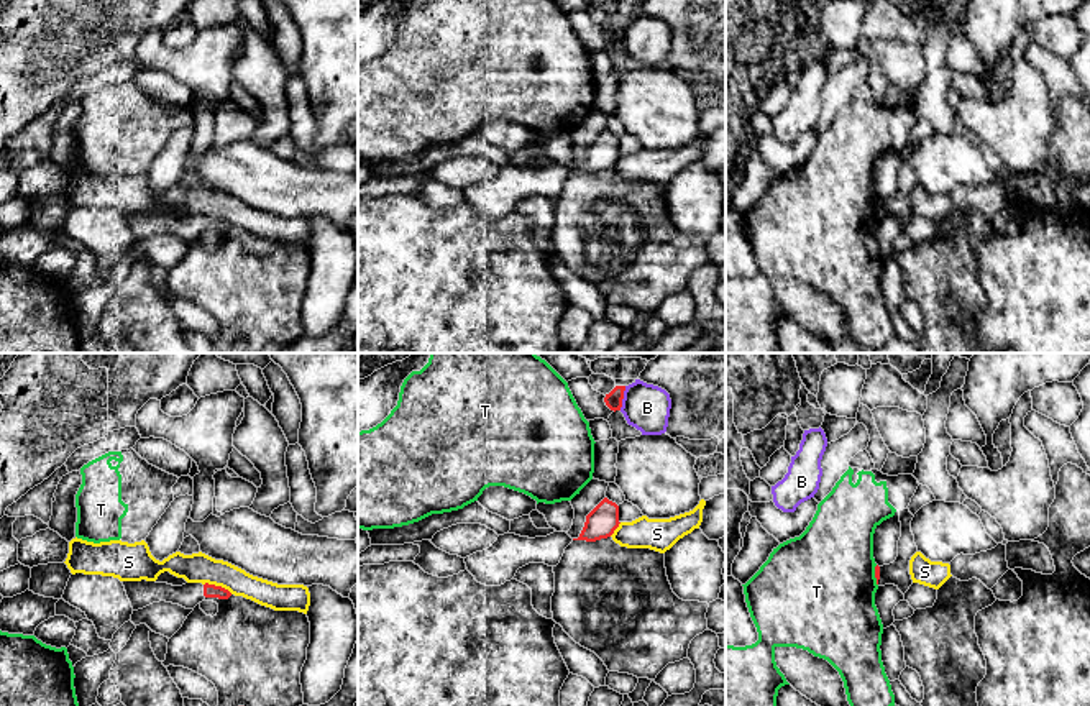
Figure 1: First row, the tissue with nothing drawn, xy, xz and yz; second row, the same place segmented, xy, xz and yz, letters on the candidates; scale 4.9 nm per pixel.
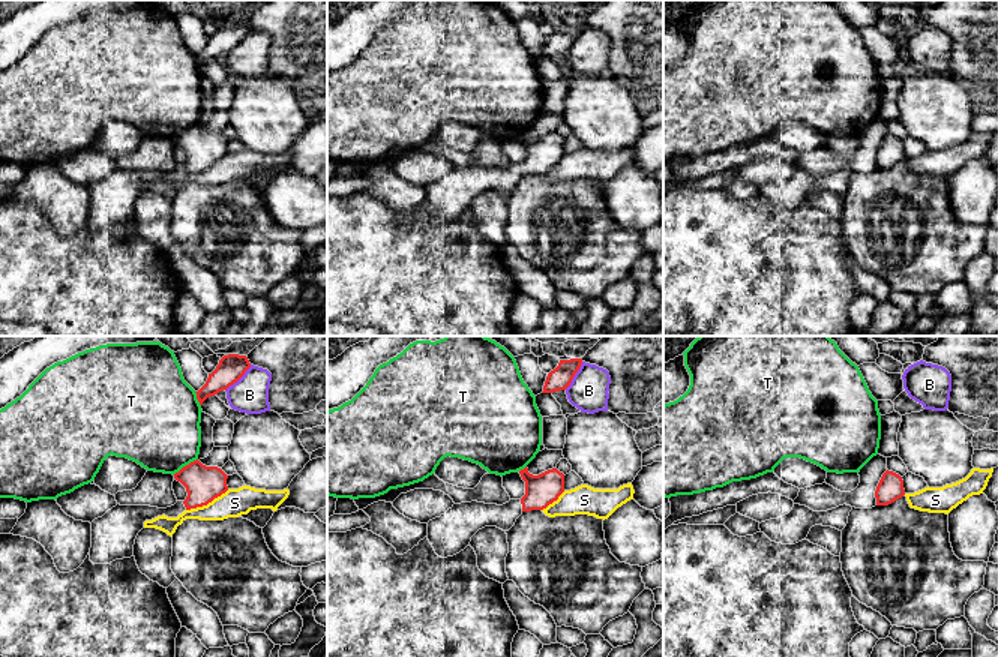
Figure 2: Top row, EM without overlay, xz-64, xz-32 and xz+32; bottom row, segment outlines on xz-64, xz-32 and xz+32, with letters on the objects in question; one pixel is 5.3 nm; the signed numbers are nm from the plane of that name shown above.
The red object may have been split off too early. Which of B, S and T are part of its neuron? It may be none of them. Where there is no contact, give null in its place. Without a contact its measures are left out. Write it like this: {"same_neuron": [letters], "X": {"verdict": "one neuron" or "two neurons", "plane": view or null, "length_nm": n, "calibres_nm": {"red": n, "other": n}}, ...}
{"same_neuron": [], "B": {"verdict": "two neurons", "plane": "xz", "length_nm": 120, "calibres_nm": {"red": 80, "other": 220}}, "S": {"verdict": "two neurons", "plane": "xy", "length_nm": 150, "calibres_nm": {"red": 60, "other": 140}}, "T": {"verdict": "two neurons", "plane": "yz", "length_nm": 100, "calibres_nm": {"red": 30, "other": 500}}}

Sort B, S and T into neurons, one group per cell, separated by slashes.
B / S / T

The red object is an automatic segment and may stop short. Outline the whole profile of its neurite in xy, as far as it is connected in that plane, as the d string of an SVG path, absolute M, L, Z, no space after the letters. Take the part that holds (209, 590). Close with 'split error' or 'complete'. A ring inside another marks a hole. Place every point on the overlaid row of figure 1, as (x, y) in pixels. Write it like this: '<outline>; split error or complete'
M121 581L133 611L143 609L153 603L166 601L179 604L185 609L194 609L205 598L228 599L231 593L222 586L185 583L182 586L172 586L156 581Z; split error

